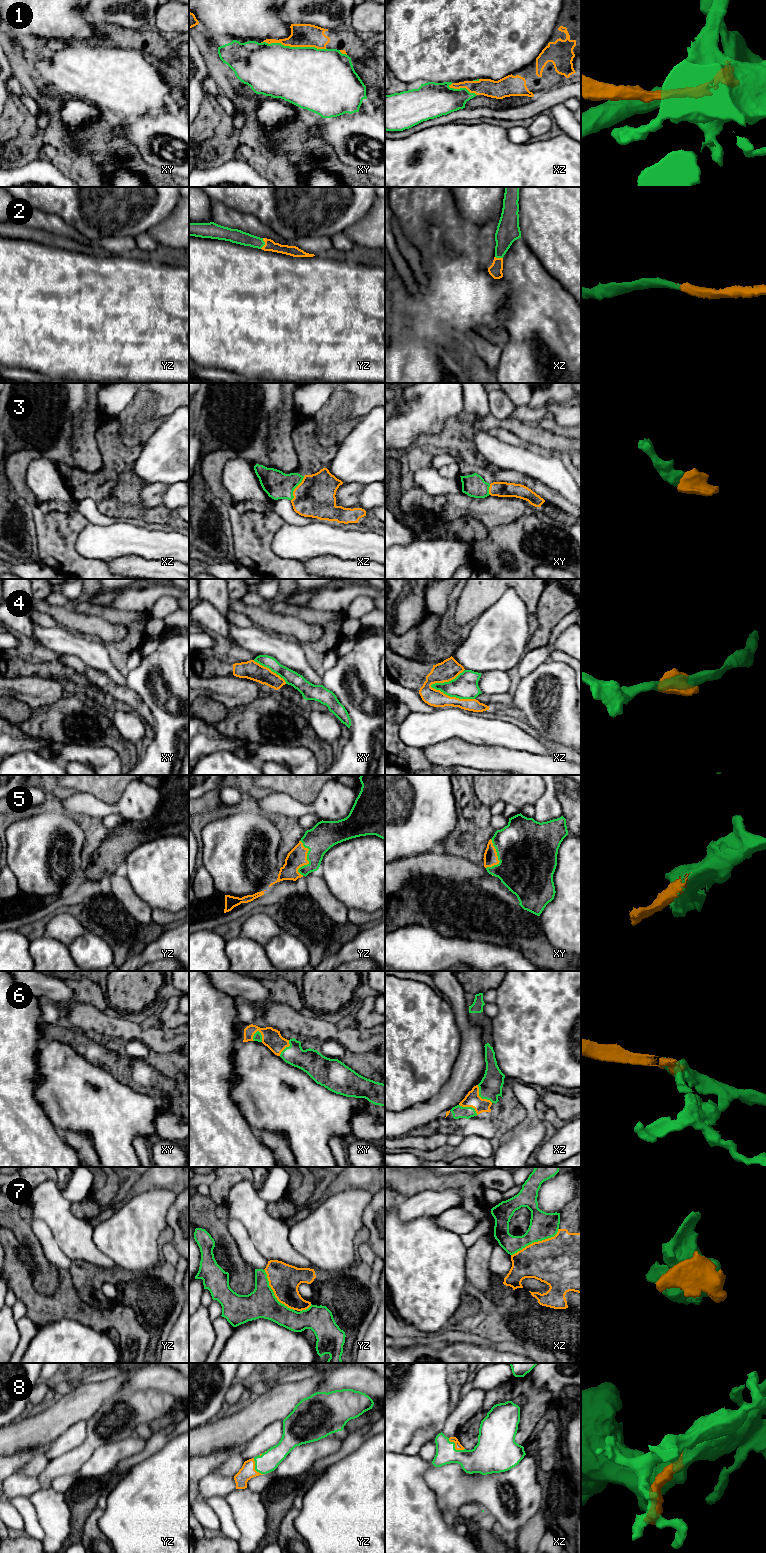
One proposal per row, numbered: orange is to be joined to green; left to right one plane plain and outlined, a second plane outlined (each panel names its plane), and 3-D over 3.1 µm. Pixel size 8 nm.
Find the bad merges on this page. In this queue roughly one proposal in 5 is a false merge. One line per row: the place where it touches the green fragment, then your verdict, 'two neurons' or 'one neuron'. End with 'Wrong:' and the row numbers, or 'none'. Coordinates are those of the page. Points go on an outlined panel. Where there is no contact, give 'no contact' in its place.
1: meets green in xy at (294, 47); two neurons
2: meets green in yz at (264, 243); one neuron
3: meets green in xz at (295, 487); one neuron
4: meets green in xz at (452, 696); two neurons
5: meets green in yz at (307, 859); one neuron
6: meets green in xz at (481, 1097); one neuron
7: meets green in xz at (536, 1241); two neurons
8: meets green in xz at (454, 1447); one neuron
Wrong: 1, 4, 7

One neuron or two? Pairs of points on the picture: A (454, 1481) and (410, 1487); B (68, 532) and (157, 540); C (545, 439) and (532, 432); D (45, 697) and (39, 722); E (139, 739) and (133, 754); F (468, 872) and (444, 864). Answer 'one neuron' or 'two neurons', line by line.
A: two neurons
B: two neurons
C: one neuron
D: two neurons
E: two neurons
F: one neuron

